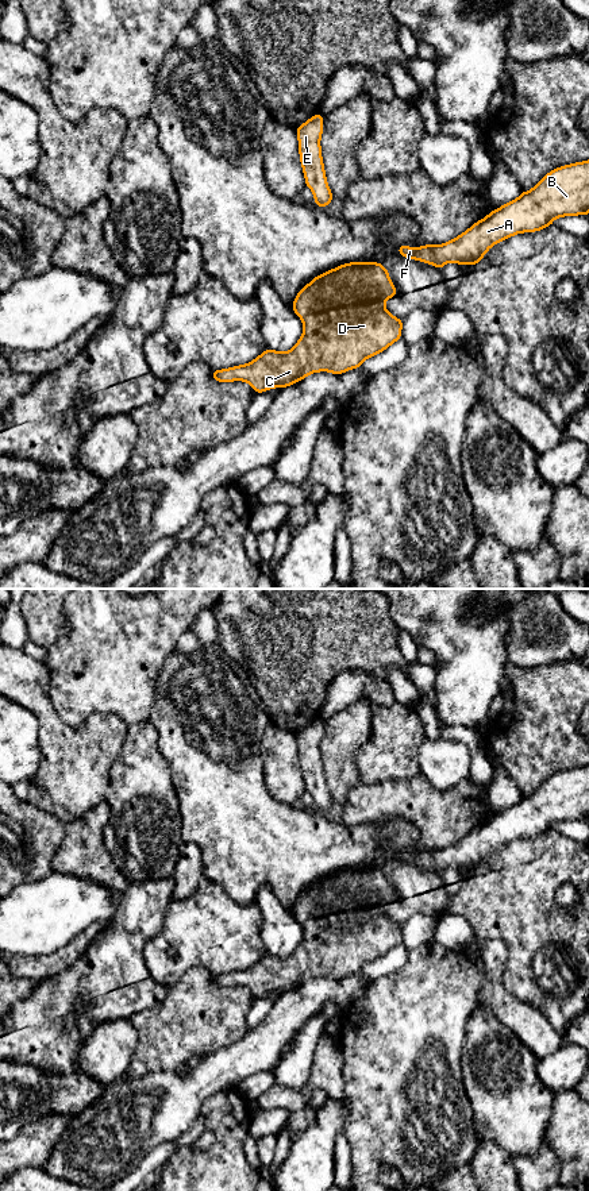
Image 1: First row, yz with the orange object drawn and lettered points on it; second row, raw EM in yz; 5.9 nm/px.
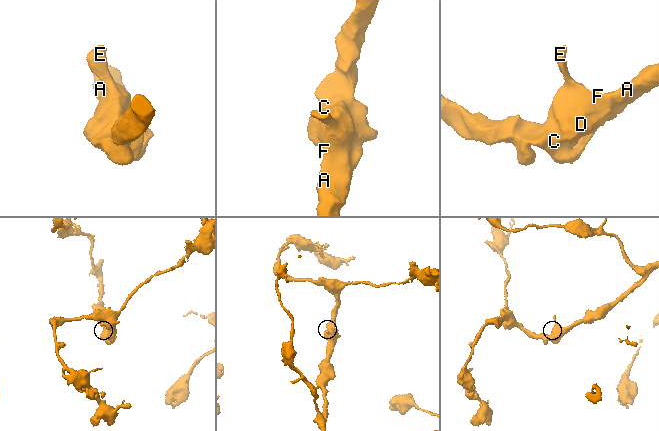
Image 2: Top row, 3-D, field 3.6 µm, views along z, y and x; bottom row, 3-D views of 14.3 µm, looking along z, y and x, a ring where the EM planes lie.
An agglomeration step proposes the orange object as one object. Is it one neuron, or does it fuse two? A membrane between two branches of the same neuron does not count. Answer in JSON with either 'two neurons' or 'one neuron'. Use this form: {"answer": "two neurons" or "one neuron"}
{"answer": "one neuron"}

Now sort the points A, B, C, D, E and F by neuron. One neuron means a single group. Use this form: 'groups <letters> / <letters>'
groups A B C D E F

